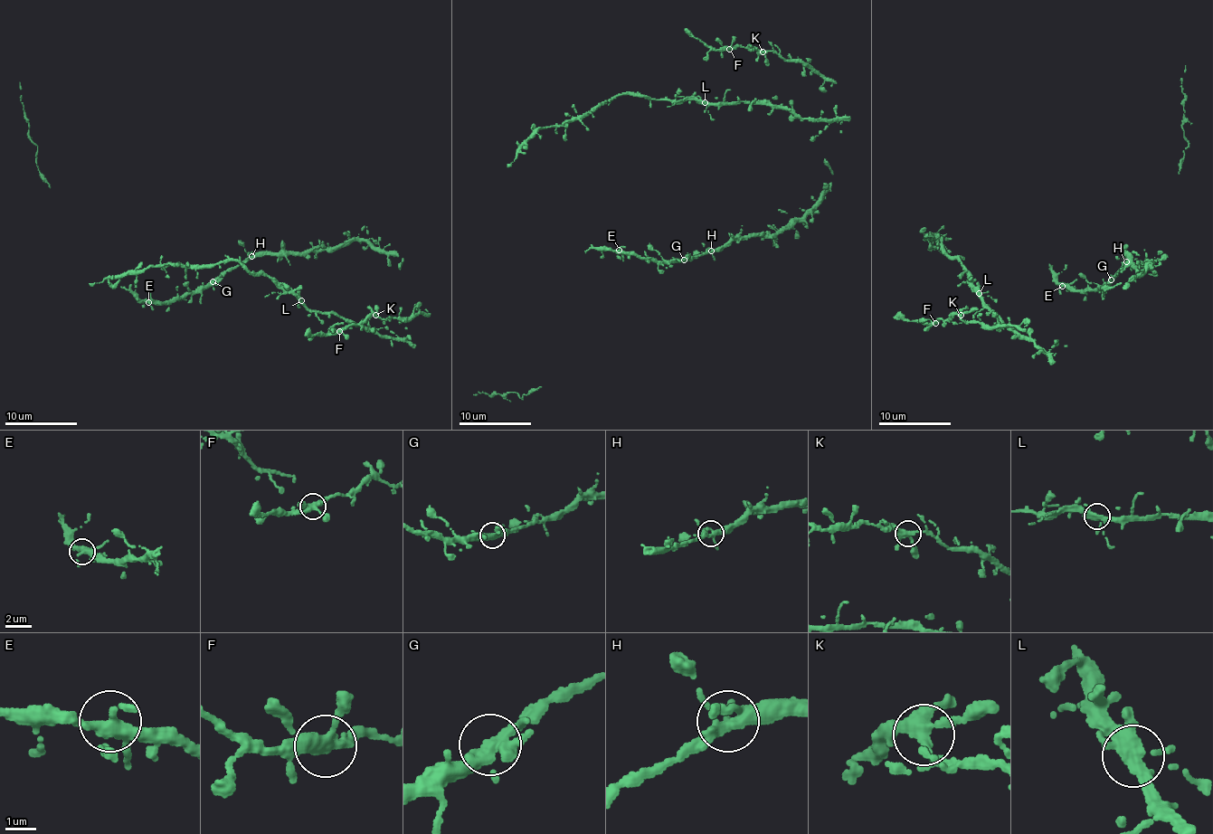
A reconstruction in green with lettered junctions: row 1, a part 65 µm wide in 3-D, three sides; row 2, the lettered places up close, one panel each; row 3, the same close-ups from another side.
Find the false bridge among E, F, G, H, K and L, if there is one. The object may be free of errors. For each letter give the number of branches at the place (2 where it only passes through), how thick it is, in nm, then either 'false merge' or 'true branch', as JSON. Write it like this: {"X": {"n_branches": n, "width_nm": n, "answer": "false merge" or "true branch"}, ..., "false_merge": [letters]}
{"E": {"n_branches": 5, "width_nm": 340, "answer": "true branch"}, "F": {"n_branches": 4, "width_nm": 360, "answer": "true branch"}, "G": {"n_branches": 4, "width_nm": 360, "answer": "true branch"}, "H": {"n_branches": 4, "width_nm": 320, "answer": "true branch"}, "K": {"n_branches": 4, "width_nm": 360, "answer": "true branch"}, "L": {"n_branches": 4, "width_nm": 360, "answer": "true branch"}, "false_merge": []}

